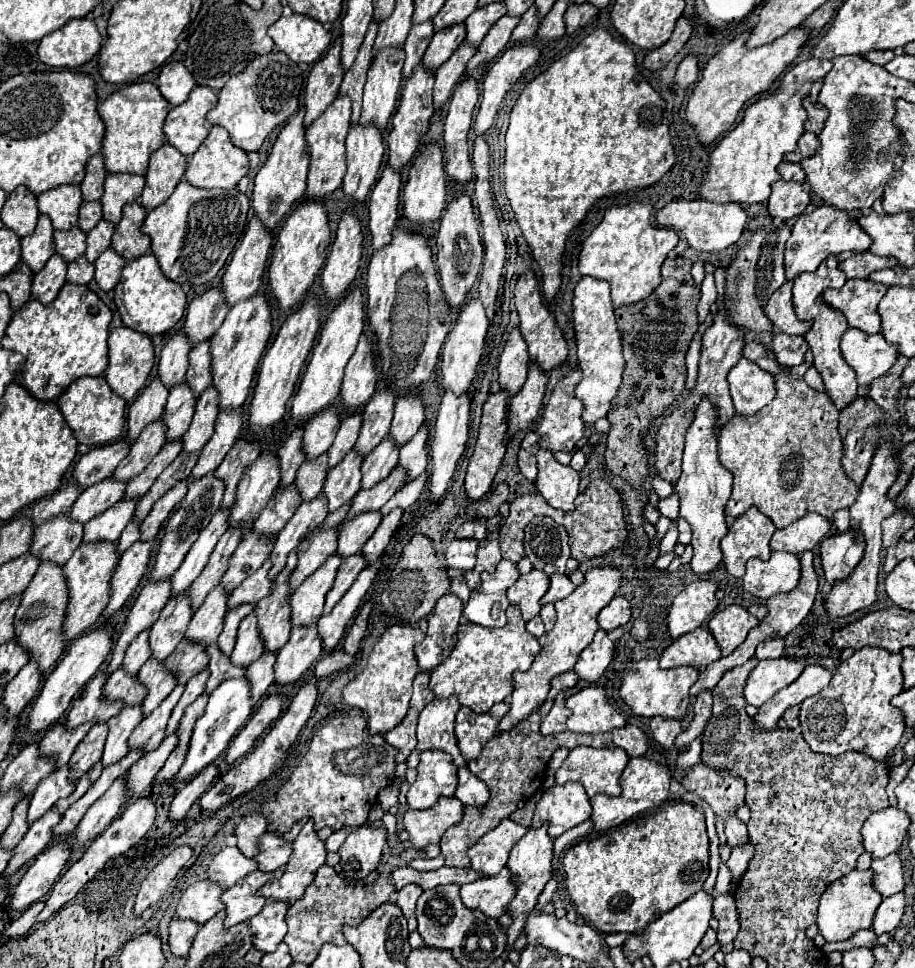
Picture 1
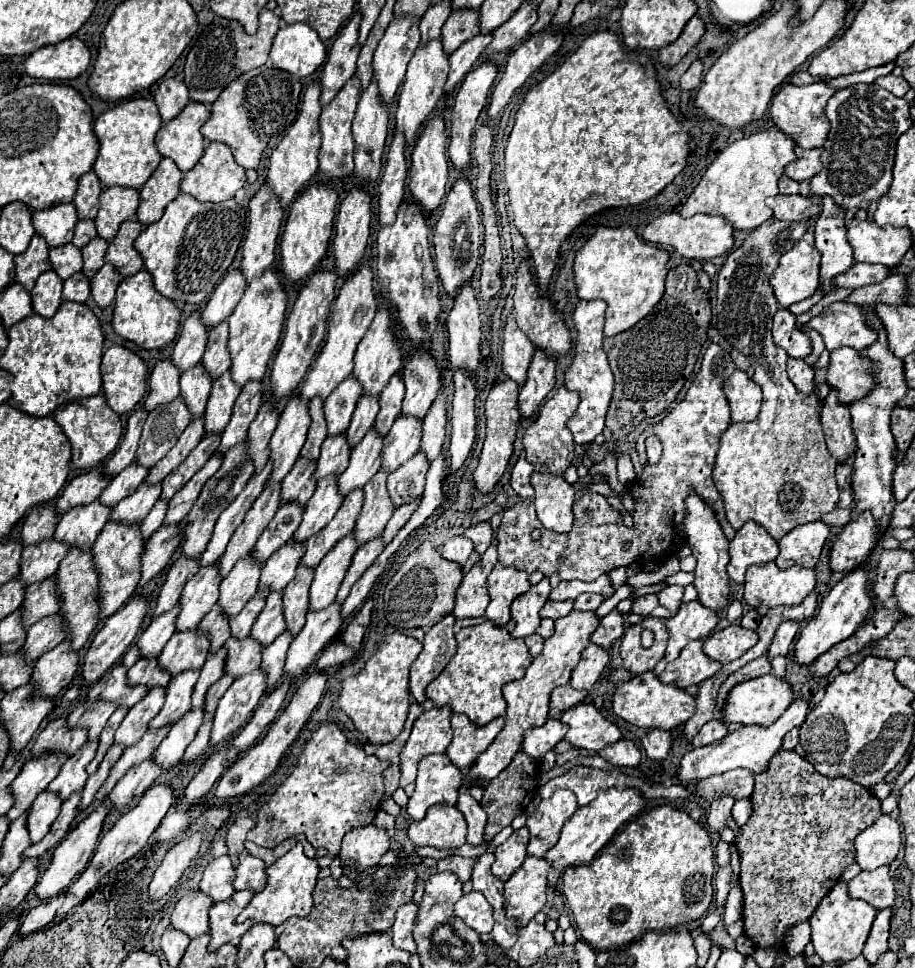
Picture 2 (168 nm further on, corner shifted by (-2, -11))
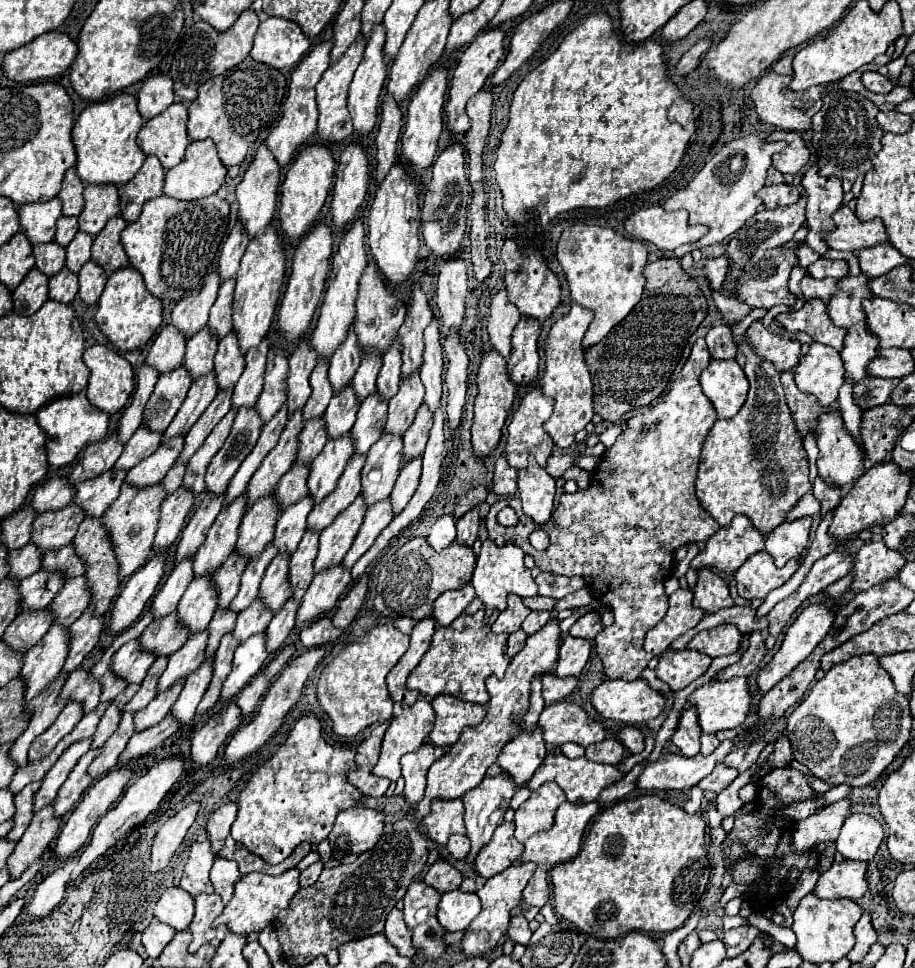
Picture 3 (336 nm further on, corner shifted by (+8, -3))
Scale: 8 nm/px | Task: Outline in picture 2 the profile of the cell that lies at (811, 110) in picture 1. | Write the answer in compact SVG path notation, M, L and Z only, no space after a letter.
M821 80L819 82L813 82L809 86L793 86L793 84L787 84L771 100L771 106L769 106L771 120L777 124L779 130L783 130L791 138L795 138L795 142L801 144L803 148L823 146L825 144L825 138L829 134L829 122L823 116L823 108L825 108L827 100L833 94L835 94L835 90L831 90Z

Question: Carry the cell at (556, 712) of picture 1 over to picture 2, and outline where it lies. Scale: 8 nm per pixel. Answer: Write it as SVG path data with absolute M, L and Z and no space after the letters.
M549 718L541 728L531 728L523 738L523 752L533 760L543 758L565 736L565 724L559 718Z

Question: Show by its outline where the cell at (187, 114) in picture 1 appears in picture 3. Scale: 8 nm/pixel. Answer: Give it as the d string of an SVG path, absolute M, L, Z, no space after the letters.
M181 102L171 104L159 116L145 122L137 134L137 146L149 156L157 156L165 170L171 170L183 160L187 138L187 106Z

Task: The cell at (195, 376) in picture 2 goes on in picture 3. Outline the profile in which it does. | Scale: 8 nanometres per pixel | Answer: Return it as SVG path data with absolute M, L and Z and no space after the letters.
M207 326L195 334L195 338L187 340L187 352L185 352L185 366L191 372L193 378L199 378L213 370L213 358L215 358L217 342L211 338L211 330Z

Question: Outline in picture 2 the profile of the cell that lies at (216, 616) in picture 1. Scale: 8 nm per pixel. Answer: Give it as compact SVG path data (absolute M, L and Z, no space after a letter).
M247 554L237 562L237 566L229 572L229 576L219 586L219 608L227 618L233 618L243 610L243 606L255 596L259 582L261 564Z

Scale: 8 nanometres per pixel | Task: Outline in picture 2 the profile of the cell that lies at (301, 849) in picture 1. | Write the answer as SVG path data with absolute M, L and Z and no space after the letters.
M297 842L285 856L281 856L273 866L267 868L267 886L263 892L255 894L255 898L243 908L237 922L251 918L253 922L267 922L273 926L283 924L291 916L305 916L313 906L313 890L319 874L319 864L315 858L307 858L303 852L303 844Z

